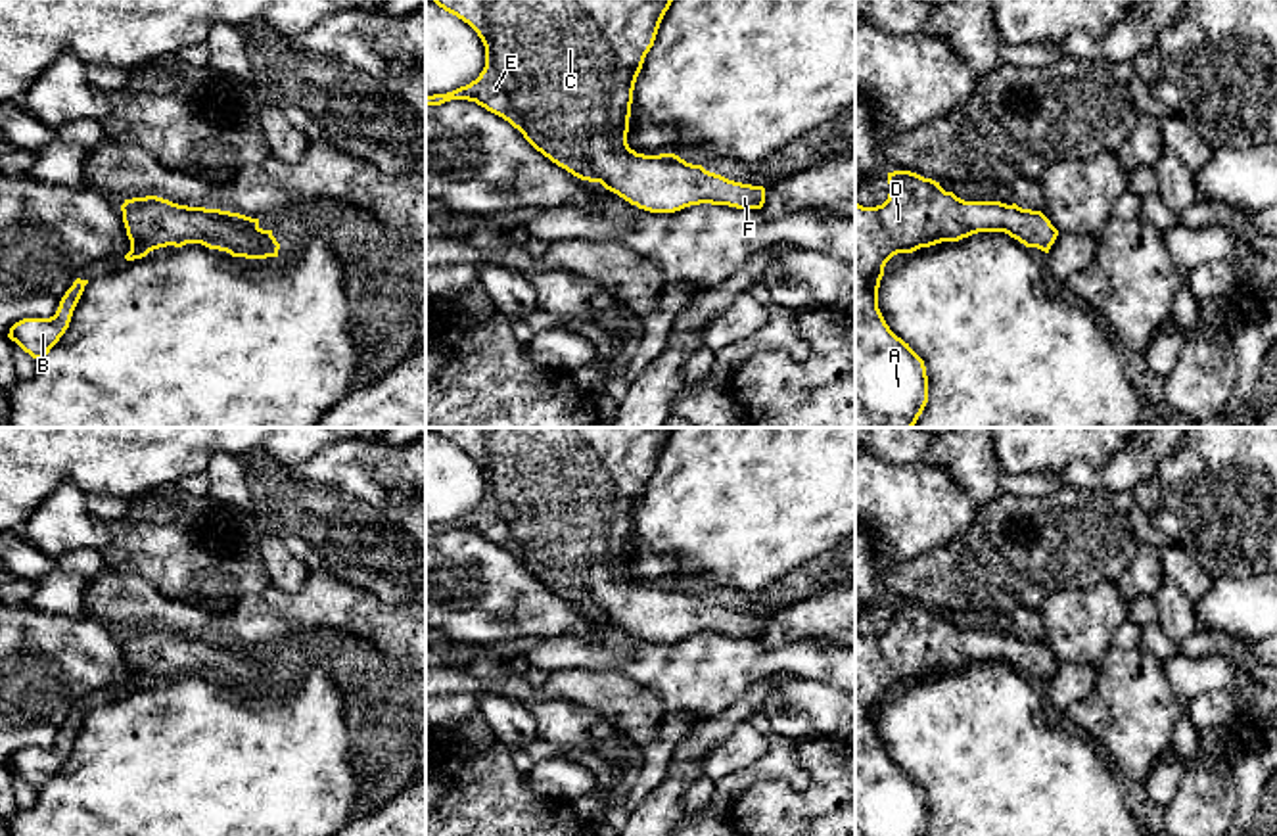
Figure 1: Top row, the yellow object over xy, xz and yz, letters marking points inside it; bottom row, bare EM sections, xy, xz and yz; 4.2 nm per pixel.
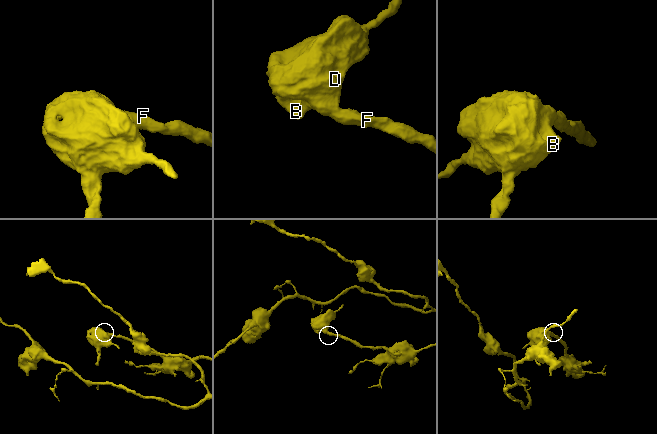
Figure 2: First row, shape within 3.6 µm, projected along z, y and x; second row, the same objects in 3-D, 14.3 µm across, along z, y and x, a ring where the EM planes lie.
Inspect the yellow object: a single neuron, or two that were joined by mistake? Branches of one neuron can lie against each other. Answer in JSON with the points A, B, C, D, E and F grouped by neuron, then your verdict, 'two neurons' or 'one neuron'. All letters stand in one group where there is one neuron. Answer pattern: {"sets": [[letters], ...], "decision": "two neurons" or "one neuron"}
{"sets": [["A", "B", "C", "D", "E", "F"]], "decision": "one neuron"}

